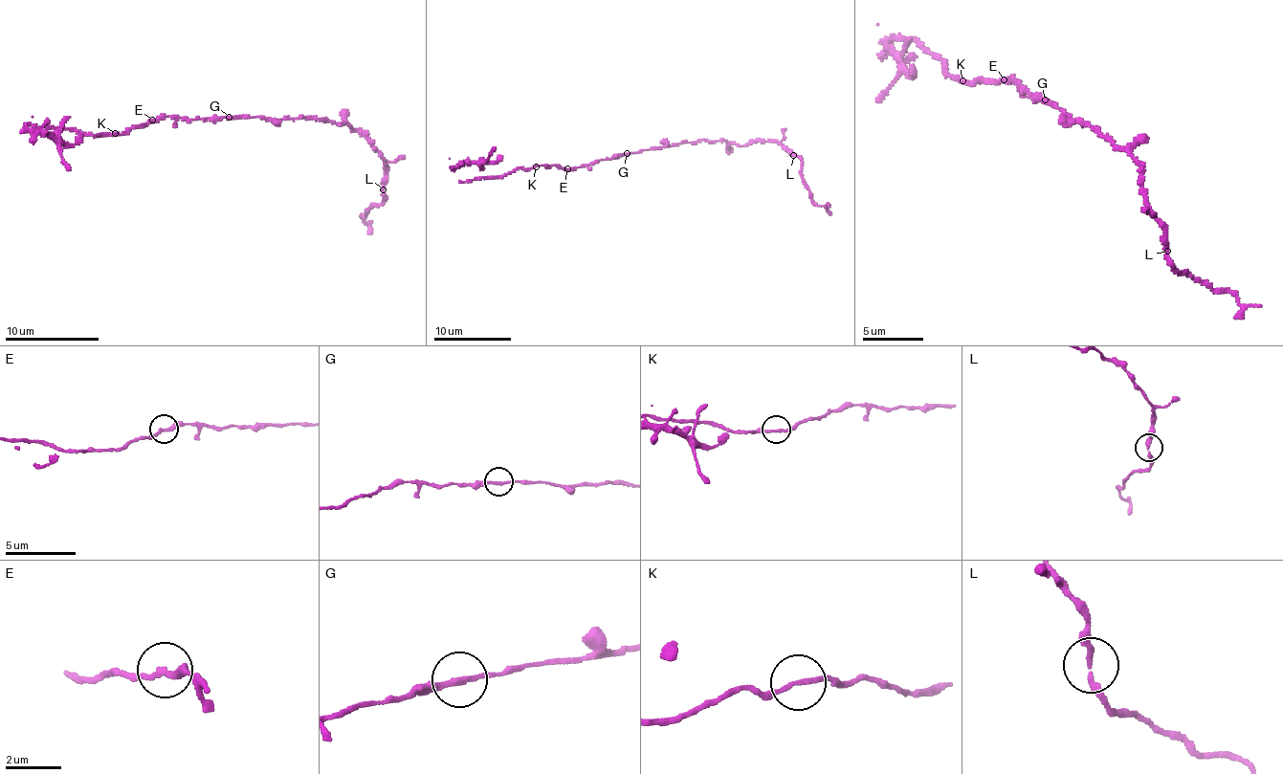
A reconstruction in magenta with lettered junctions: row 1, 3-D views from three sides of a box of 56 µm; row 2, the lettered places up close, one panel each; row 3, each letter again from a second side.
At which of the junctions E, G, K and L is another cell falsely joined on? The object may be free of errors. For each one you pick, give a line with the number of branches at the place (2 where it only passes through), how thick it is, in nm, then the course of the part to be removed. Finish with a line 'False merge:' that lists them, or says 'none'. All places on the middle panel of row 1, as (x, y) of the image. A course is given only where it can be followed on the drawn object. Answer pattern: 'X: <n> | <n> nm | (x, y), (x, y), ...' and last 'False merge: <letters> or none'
False merge: none

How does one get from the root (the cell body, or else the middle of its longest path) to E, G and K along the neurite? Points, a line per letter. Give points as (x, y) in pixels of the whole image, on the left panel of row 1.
E: (256, 117), (183, 120), (168, 116), (152, 120)
G: (256, 117), (229, 117)
K: (256, 117), (183, 120), (158, 117), (140, 127), (127, 128), (121, 135), (114, 133)

